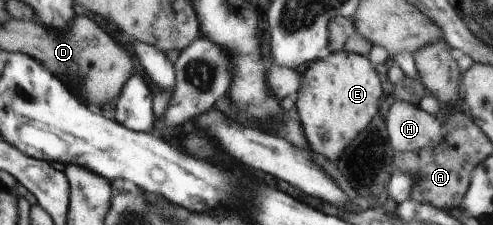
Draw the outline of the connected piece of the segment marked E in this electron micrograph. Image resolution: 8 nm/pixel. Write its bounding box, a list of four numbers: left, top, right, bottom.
[295,51,382,154]

